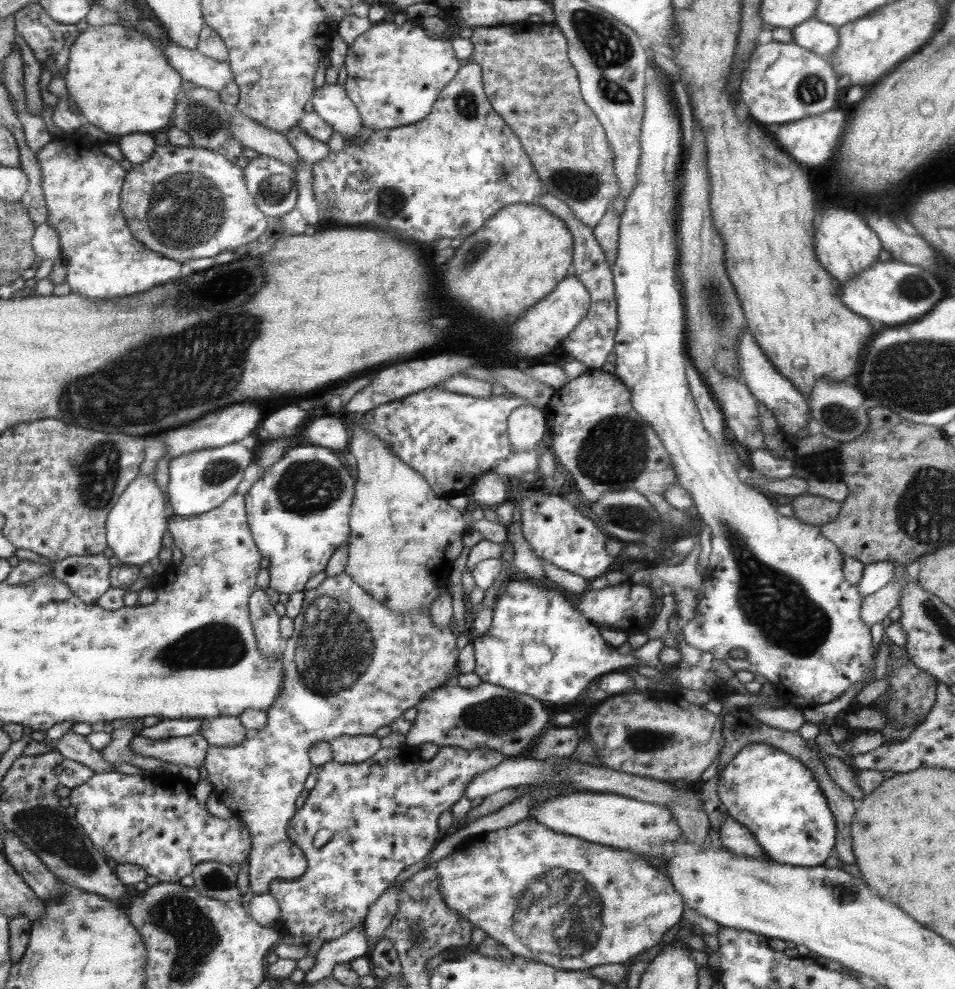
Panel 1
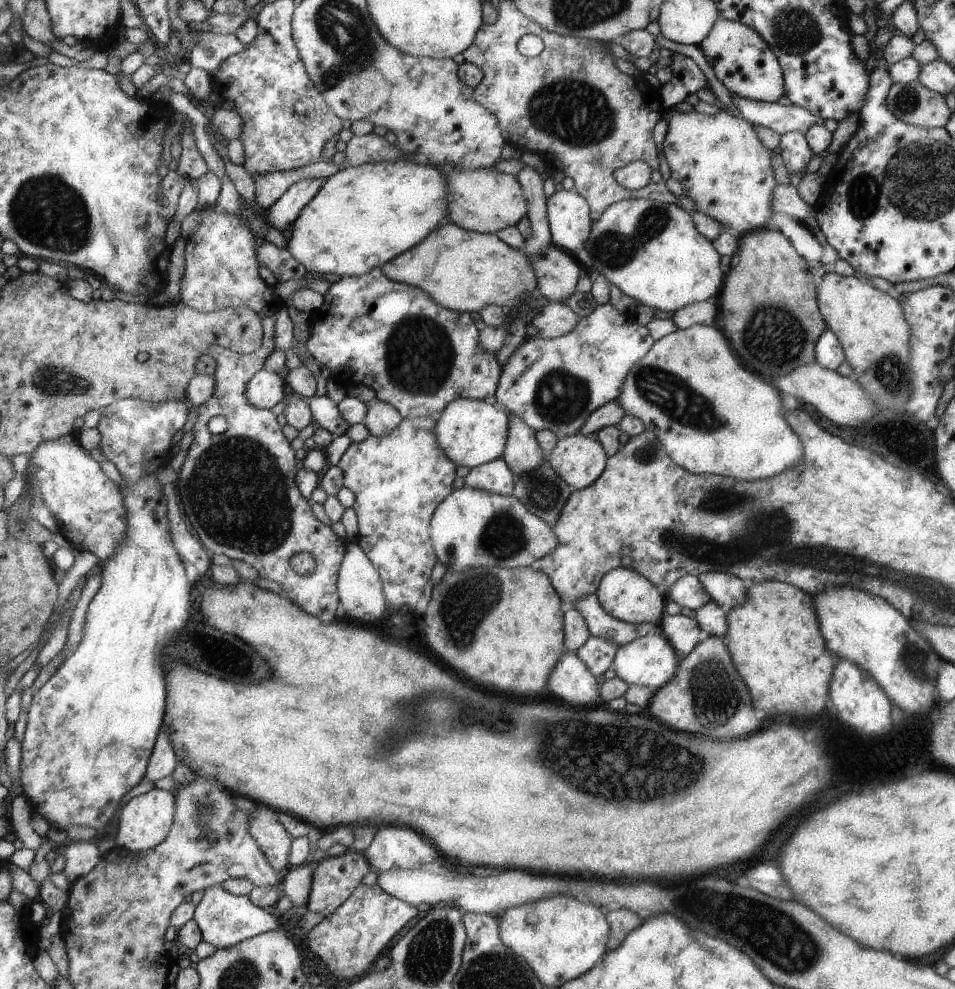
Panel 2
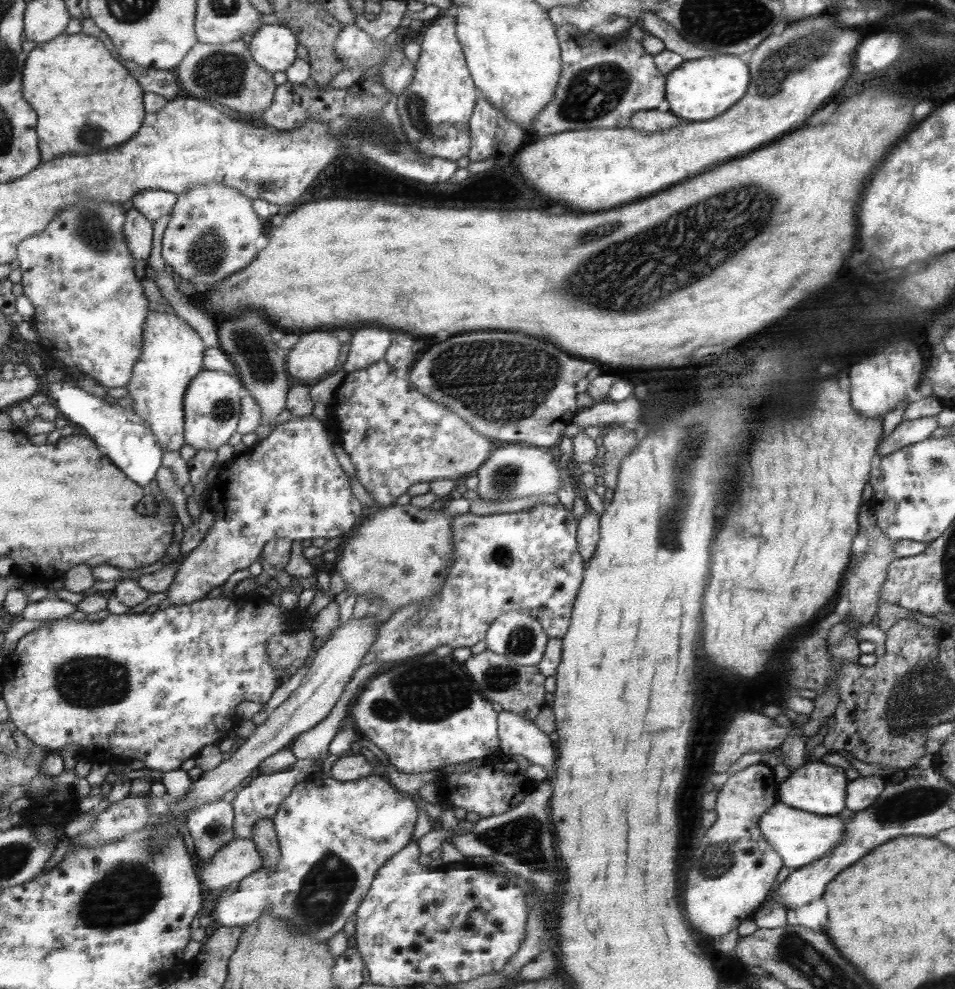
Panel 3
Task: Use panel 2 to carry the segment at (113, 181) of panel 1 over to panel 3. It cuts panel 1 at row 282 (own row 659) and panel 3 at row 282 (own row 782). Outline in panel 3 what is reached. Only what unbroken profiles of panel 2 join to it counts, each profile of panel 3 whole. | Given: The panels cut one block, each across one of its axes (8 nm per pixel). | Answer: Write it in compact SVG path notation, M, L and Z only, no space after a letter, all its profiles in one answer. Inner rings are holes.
M87 200L86 202L71 206L64 212L61 212L59 217L56 218L51 226L45 229L44 232L28 238L28 240L25 240L20 245L18 260L21 263L20 268L24 274L22 285L25 288L24 294L31 300L37 309L34 315L34 321L38 324L38 331L41 338L40 345L42 346L43 351L50 355L54 355L54 357L58 357L58 359L68 367L68 369L62 369L61 371L48 371L50 385L64 381L75 384L77 378L71 374L76 374L76 372L81 372L82 374L95 378L108 388L126 388L130 386L130 383L134 378L136 363L139 361L139 357L143 354L143 332L145 325L147 324L147 314L150 310L149 300L146 297L144 290L142 290L140 282L136 280L136 268L134 267L136 266L137 261L135 255L132 254L131 247L127 241L127 218L127 210L122 207L122 204Z

